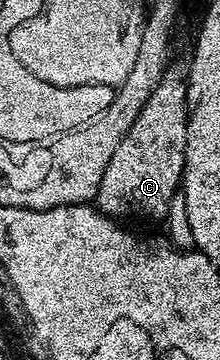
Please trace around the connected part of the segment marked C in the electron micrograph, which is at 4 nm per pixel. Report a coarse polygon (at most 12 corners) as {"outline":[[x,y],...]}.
{"outline":[[167,68],[100,179],[107,217],[161,222],[186,158],[188,77]]}

